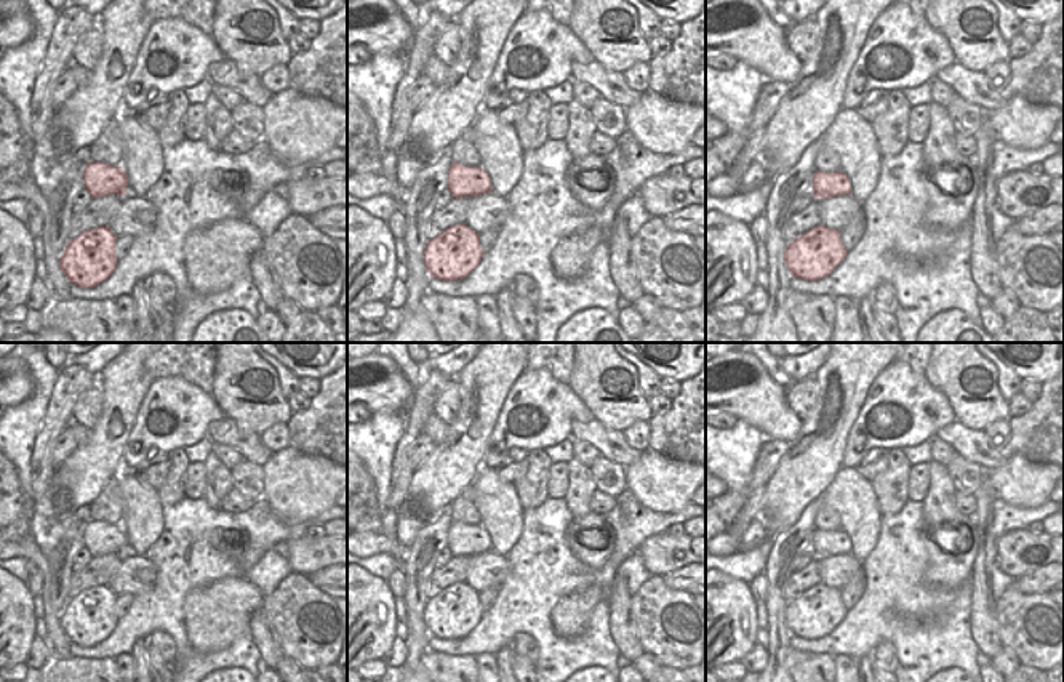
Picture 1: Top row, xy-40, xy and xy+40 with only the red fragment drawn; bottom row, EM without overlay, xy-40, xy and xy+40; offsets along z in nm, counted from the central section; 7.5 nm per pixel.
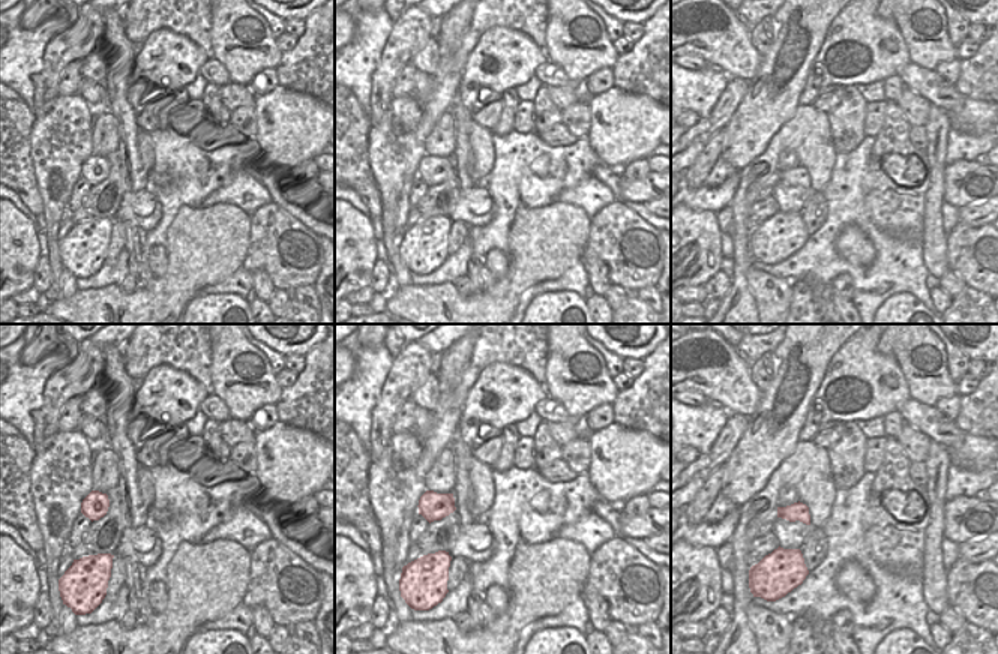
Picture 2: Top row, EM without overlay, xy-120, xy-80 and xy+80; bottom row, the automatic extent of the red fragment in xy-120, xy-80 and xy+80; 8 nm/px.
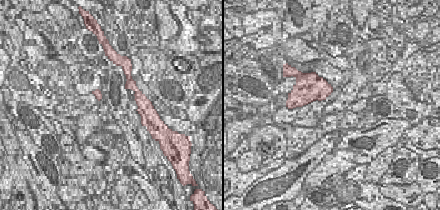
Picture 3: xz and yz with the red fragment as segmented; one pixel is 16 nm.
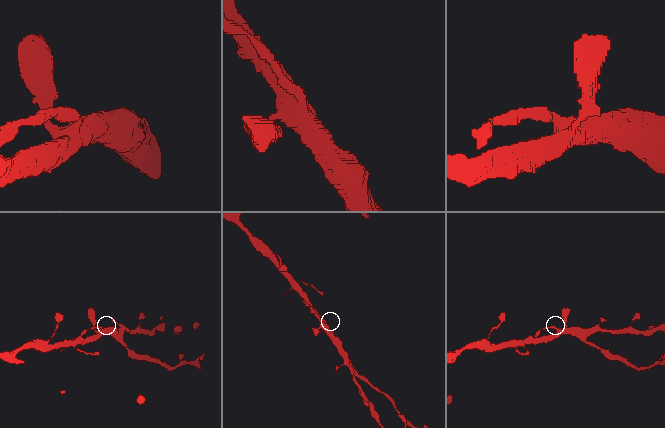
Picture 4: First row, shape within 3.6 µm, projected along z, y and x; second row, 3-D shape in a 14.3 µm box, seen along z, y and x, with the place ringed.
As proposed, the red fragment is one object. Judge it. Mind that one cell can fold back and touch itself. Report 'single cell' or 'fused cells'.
fused cells

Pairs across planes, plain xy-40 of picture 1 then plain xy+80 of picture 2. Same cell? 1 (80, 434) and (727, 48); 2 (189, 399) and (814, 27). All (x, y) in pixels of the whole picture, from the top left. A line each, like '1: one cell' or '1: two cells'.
1: one cell
2: two cells

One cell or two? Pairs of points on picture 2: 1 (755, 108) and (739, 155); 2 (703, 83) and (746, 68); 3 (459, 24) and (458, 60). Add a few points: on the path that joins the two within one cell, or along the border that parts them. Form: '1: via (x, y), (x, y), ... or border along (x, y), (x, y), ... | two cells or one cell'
1: via (755, 120), (742, 143) | one cell
2: border along (707, 65), (719, 69), (728, 78) | two cells
3: via (458, 33), (458, 51) | one cell

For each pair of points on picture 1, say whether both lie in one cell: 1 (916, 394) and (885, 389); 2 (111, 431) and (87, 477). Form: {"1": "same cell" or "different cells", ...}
{"1": "same cell", "2": "same cell"}

